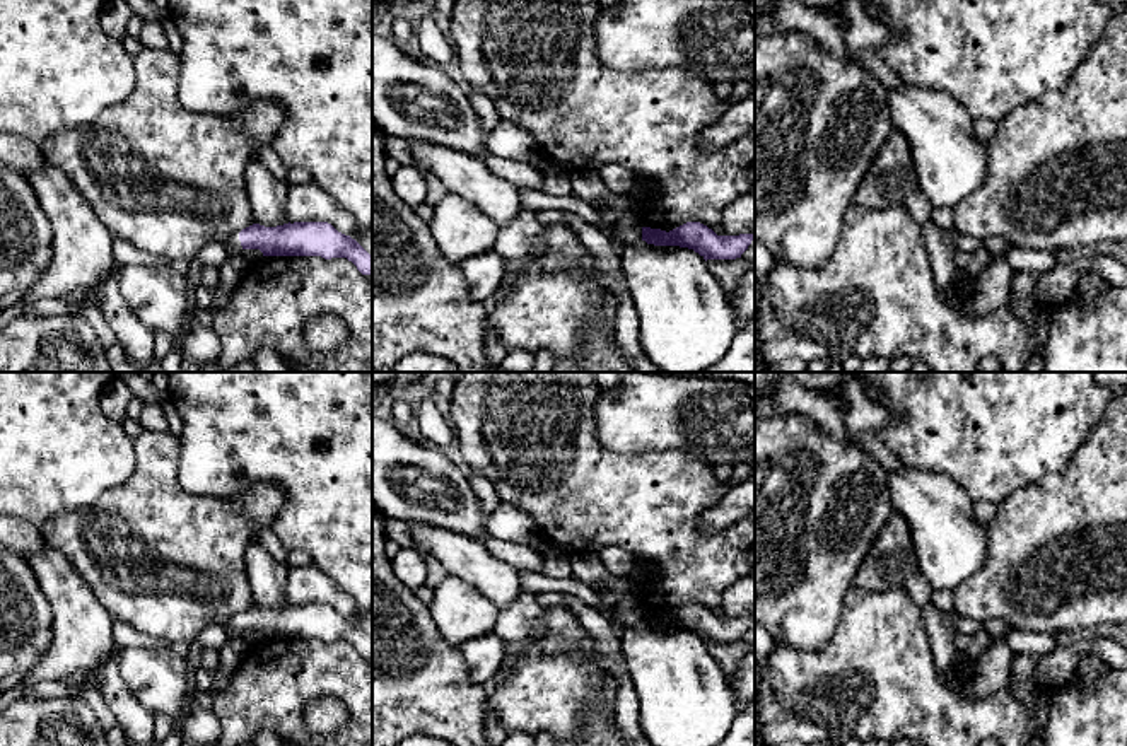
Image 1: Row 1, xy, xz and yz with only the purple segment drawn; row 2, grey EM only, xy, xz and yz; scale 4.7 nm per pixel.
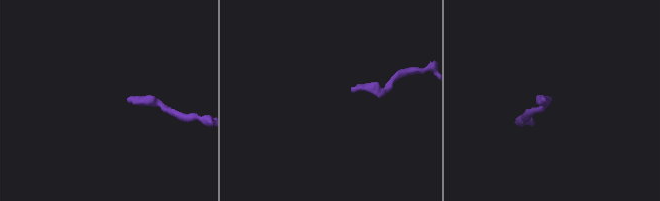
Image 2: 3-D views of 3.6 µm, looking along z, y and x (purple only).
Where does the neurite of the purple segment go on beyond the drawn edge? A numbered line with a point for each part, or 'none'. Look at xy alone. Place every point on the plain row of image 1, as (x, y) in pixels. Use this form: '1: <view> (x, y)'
1: xy (233, 627)

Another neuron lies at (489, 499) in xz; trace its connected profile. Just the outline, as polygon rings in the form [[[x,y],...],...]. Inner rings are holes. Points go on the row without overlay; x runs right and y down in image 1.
[[[476,473],[468,476],[468,480],[470,480],[471,488],[475,490],[475,493],[480,498],[482,510],[487,516],[490,516],[497,509],[497,505],[500,502],[493,485],[487,478],[483,478],[483,476],[476,475]]]

